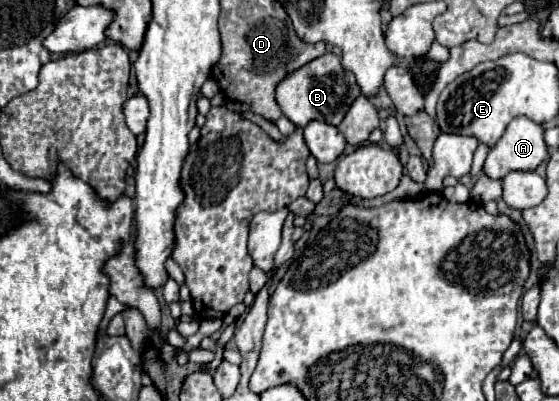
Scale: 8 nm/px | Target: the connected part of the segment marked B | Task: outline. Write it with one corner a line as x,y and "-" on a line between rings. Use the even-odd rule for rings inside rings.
332,52
304,64
296,72
288,74
276,86
276,102
282,108
282,114
296,126
304,128
310,120
322,120
332,126
338,126
348,112
350,104
360,96
360,88
356,86
356,78
340,66
340,58

